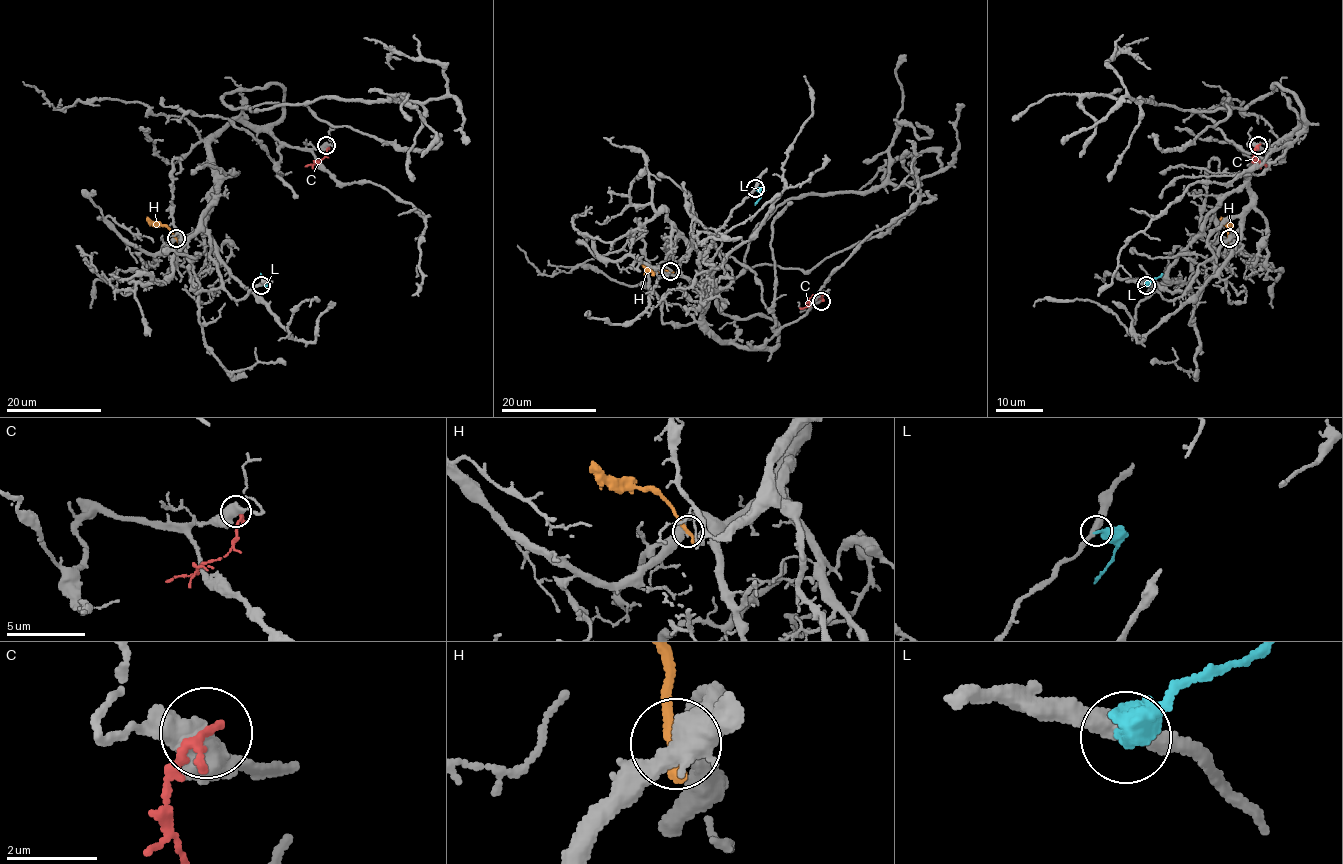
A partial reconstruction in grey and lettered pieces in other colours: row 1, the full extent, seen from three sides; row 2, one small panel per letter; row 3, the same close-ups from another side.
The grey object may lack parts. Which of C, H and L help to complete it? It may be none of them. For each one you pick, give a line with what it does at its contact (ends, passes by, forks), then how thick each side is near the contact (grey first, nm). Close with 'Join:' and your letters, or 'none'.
L: it ends | 380/400 nm
Join: L

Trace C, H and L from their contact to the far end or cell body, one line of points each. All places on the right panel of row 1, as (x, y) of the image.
C: (1259, 145), (1255, 156), (1266, 167)
H: (1229, 238), (1229, 225), (1221, 216)
L: (1146, 285), (1162, 273)

